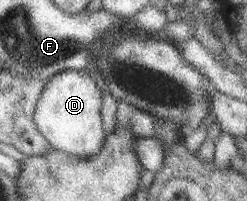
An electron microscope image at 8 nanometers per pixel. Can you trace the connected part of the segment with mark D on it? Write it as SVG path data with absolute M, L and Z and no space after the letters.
M85 70L61 71L45 82L45 86L42 88L39 98L36 100L32 123L34 123L36 131L46 139L51 149L68 153L68 155L74 155L78 159L86 159L86 157L94 155L102 147L105 138L99 115L102 96L103 93L96 87L95 78L91 72Z

